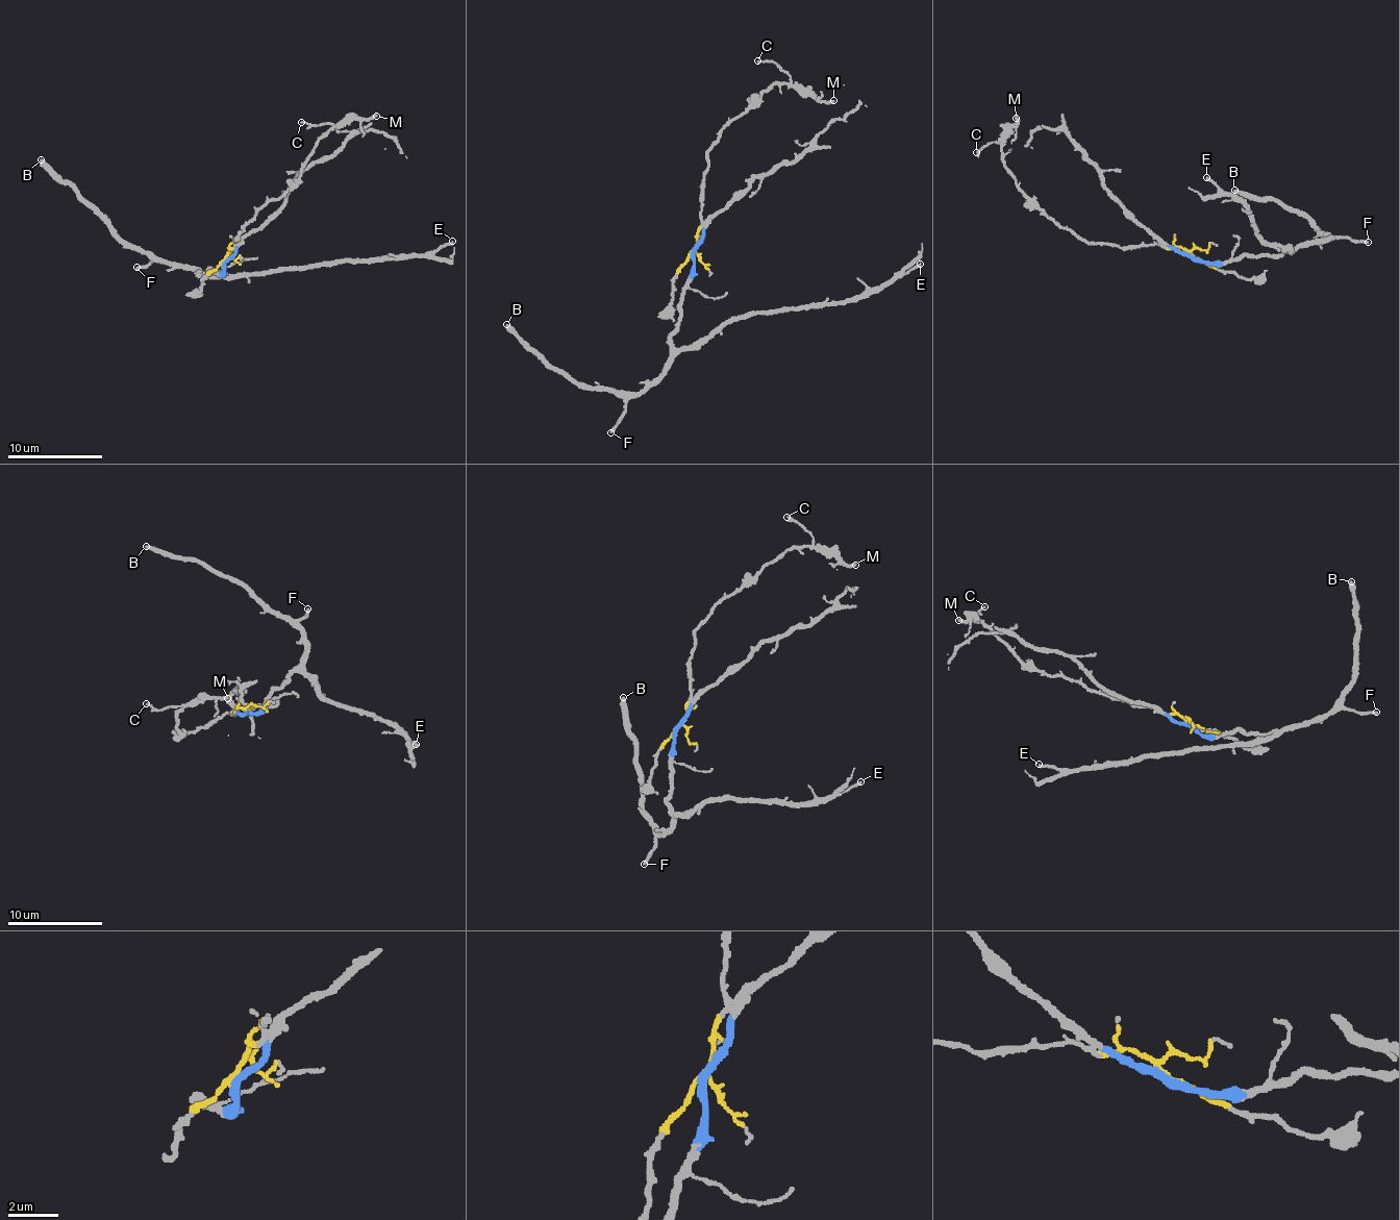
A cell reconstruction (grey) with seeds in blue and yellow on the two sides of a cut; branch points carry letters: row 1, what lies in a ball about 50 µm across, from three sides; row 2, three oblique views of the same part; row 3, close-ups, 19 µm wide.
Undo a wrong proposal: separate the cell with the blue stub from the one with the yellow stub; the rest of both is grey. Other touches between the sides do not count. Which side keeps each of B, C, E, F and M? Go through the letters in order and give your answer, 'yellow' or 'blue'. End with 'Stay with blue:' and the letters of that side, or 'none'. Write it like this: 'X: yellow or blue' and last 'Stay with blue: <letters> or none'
B: blue
C: yellow
E: blue
F: blue
M: yellow
Stay with blue: B, E, F

